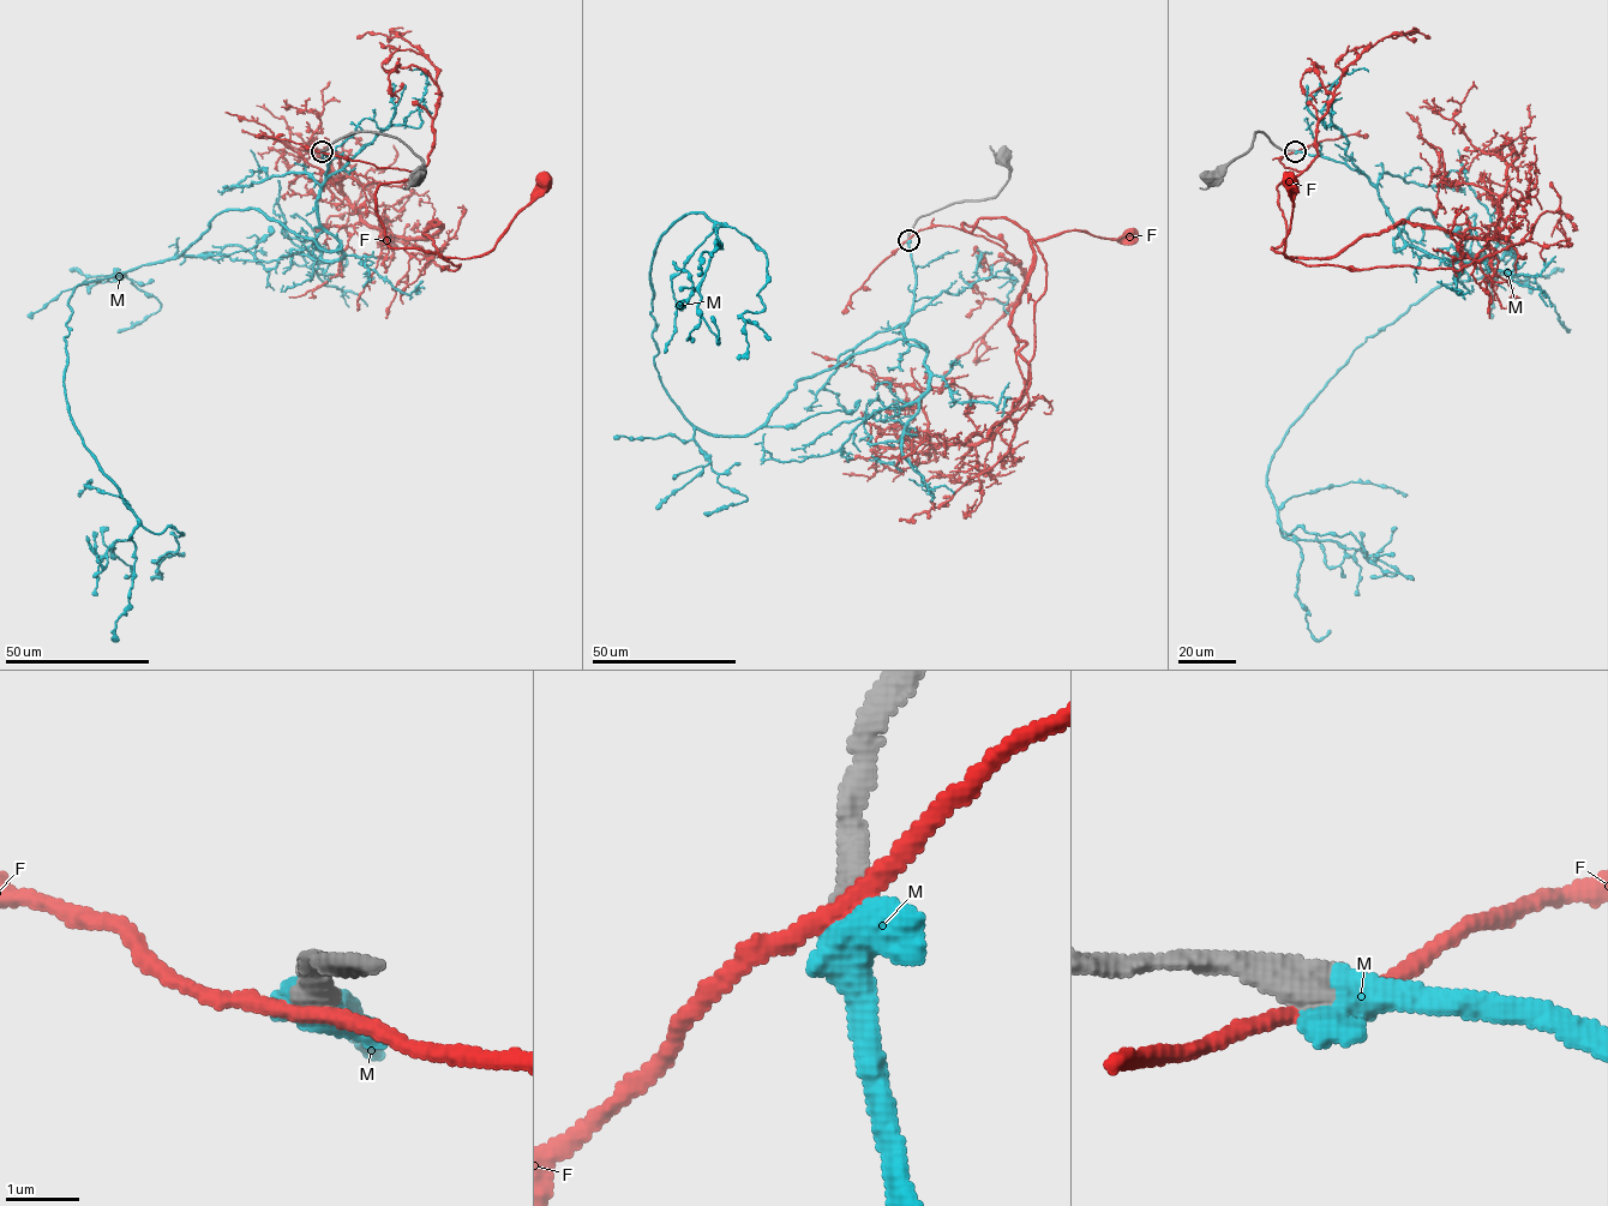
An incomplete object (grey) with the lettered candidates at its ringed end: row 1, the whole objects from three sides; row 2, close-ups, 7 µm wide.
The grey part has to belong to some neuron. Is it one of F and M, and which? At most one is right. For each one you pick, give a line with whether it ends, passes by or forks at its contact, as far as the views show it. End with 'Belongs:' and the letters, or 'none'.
M: It passes by
Belongs: M

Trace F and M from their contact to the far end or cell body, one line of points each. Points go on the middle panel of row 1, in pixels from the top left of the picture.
F: (908, 240), (946, 226), (1003, 246), (961, 226), (1001, 218), (1031, 242), (1074, 230), (1126, 236)
M: (908, 240), (928, 349), (851, 354), (722, 437), (654, 361), (682, 216), (764, 253), (737, 359)

